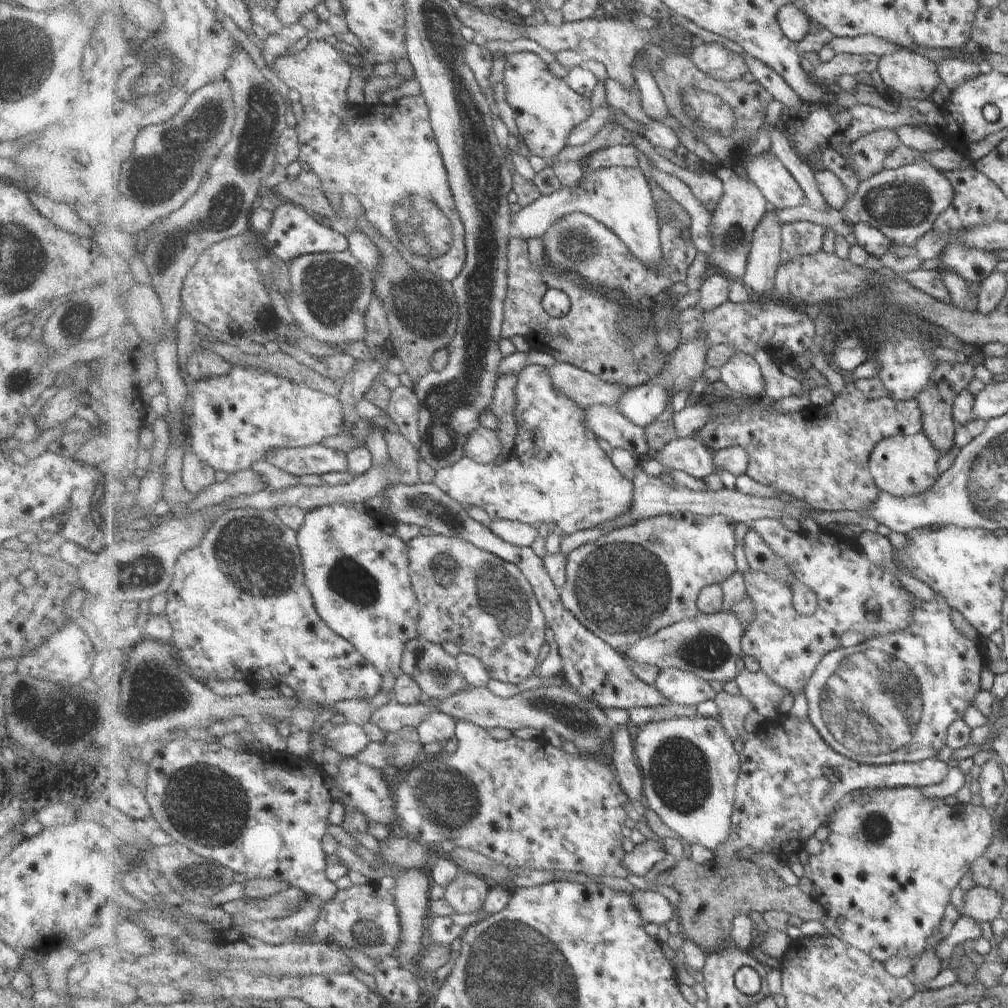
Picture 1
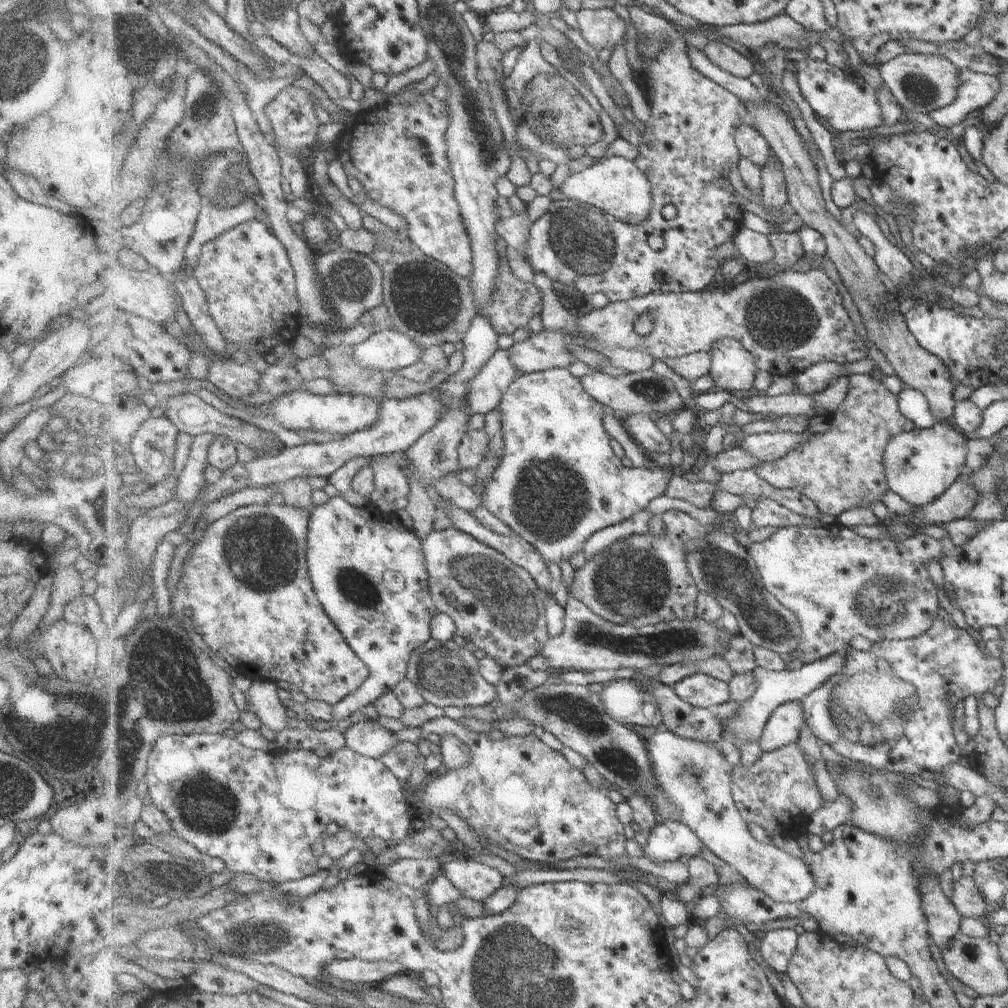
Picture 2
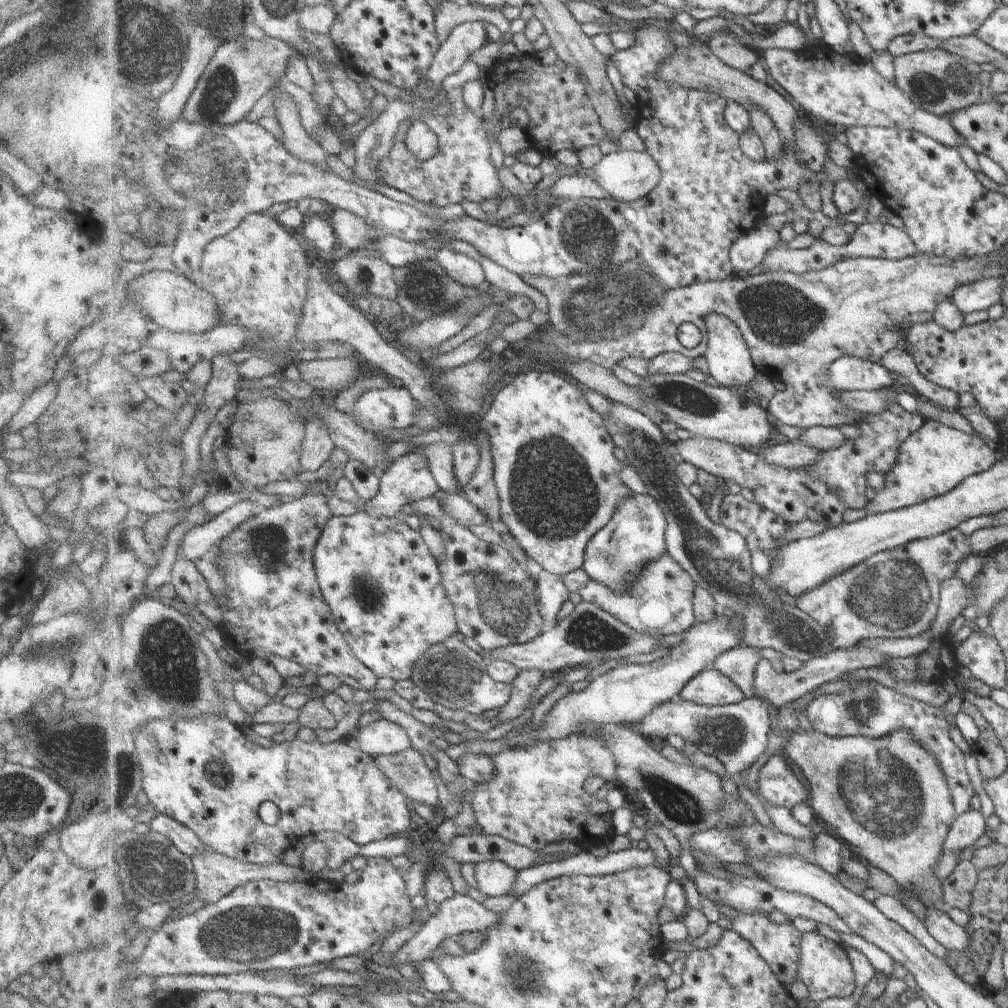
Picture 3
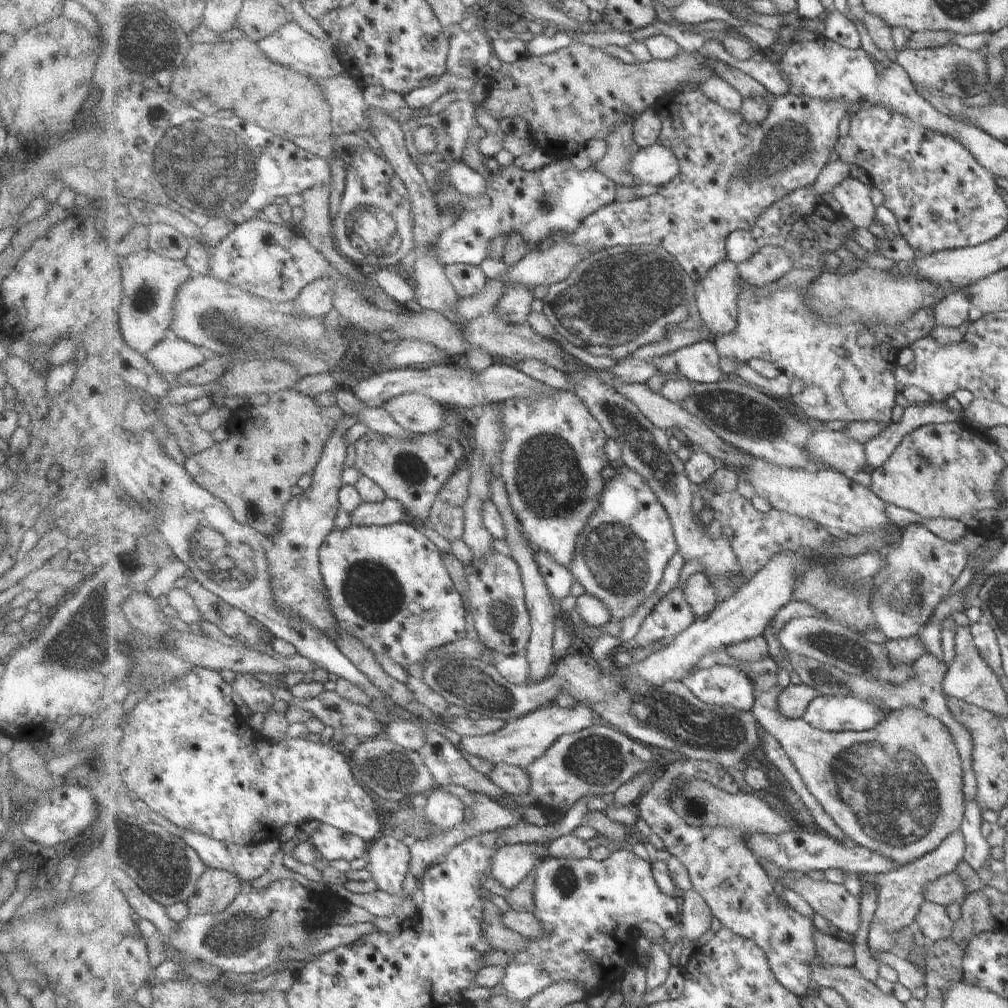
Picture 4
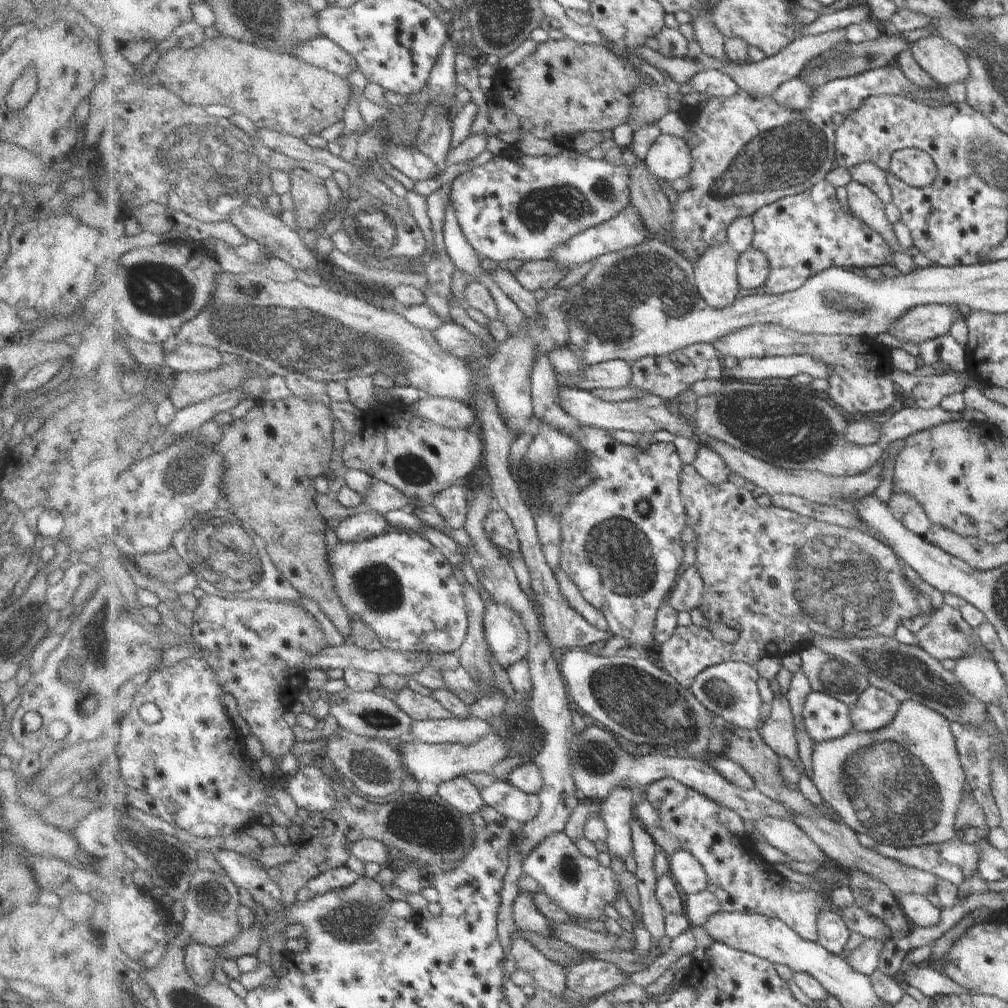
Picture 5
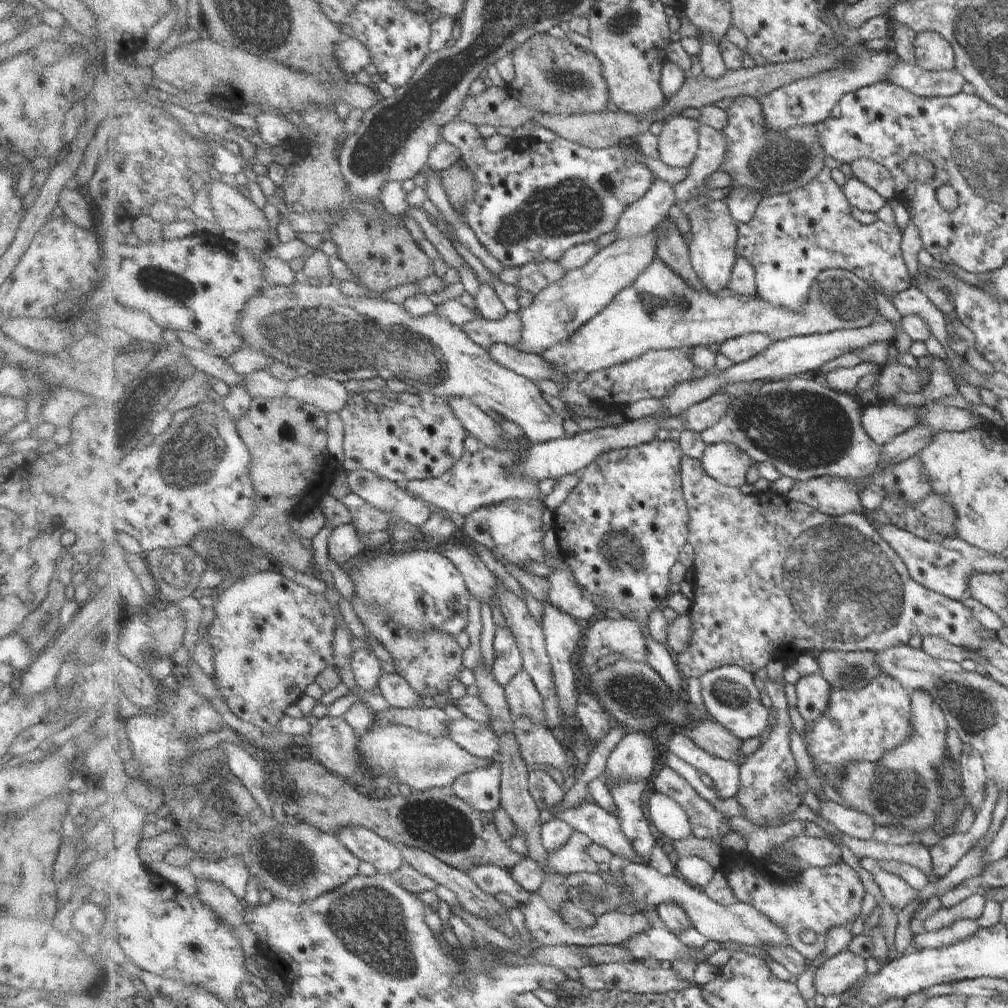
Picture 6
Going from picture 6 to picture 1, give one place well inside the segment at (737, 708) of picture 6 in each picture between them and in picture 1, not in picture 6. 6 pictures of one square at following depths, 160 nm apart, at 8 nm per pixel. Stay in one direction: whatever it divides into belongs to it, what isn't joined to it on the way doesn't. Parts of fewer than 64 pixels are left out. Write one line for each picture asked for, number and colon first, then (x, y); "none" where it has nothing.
1: (684, 688)
2: (702, 690)
3: (711, 687)
4: (728, 686)
5: (730, 690)

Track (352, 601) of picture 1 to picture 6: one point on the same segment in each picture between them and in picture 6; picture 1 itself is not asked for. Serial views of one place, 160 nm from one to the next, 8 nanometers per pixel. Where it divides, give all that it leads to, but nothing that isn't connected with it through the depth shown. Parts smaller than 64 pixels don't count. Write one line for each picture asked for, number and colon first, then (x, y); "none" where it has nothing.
2: (349, 549)
3: (385, 587)
4: (389, 586)
5: (402, 586)
6: (422, 590)

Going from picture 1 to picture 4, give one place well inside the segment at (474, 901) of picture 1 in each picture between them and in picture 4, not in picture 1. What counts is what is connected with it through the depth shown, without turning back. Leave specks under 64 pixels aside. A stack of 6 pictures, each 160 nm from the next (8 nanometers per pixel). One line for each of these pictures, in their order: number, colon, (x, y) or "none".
2: (474, 880)
3: (494, 878)
4: (512, 864)

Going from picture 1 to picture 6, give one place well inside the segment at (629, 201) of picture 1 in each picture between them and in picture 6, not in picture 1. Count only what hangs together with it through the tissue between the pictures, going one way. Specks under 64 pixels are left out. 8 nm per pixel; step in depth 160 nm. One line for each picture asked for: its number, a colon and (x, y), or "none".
2: (616, 184)
3: (626, 175)
4: (656, 165)
5: (670, 158)
6: (679, 139)

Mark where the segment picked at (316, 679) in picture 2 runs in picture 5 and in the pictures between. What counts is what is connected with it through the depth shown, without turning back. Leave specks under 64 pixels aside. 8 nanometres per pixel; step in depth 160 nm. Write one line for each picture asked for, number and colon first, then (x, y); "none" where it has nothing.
3: (276, 606)
4: (294, 553)
5: (623, 415)

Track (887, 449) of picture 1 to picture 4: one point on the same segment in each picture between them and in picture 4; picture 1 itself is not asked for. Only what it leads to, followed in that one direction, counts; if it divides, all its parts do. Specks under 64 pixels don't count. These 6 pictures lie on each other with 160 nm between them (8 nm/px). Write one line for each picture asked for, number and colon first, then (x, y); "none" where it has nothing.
2: (921, 464)
3: (934, 459)
4: (948, 470)

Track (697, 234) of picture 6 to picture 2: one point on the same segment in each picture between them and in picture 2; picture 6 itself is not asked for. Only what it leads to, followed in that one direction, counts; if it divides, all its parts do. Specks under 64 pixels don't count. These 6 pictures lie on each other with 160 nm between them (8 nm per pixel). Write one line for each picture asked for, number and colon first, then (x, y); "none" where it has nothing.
2: (734, 368)
3: (730, 360)
4: (716, 295)
5: (716, 270)

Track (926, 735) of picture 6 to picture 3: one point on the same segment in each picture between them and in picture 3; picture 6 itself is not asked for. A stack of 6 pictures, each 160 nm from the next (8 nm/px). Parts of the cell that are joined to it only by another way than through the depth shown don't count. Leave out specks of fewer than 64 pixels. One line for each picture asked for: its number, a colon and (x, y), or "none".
3: (887, 797)
4: (897, 789)
5: (901, 785)

